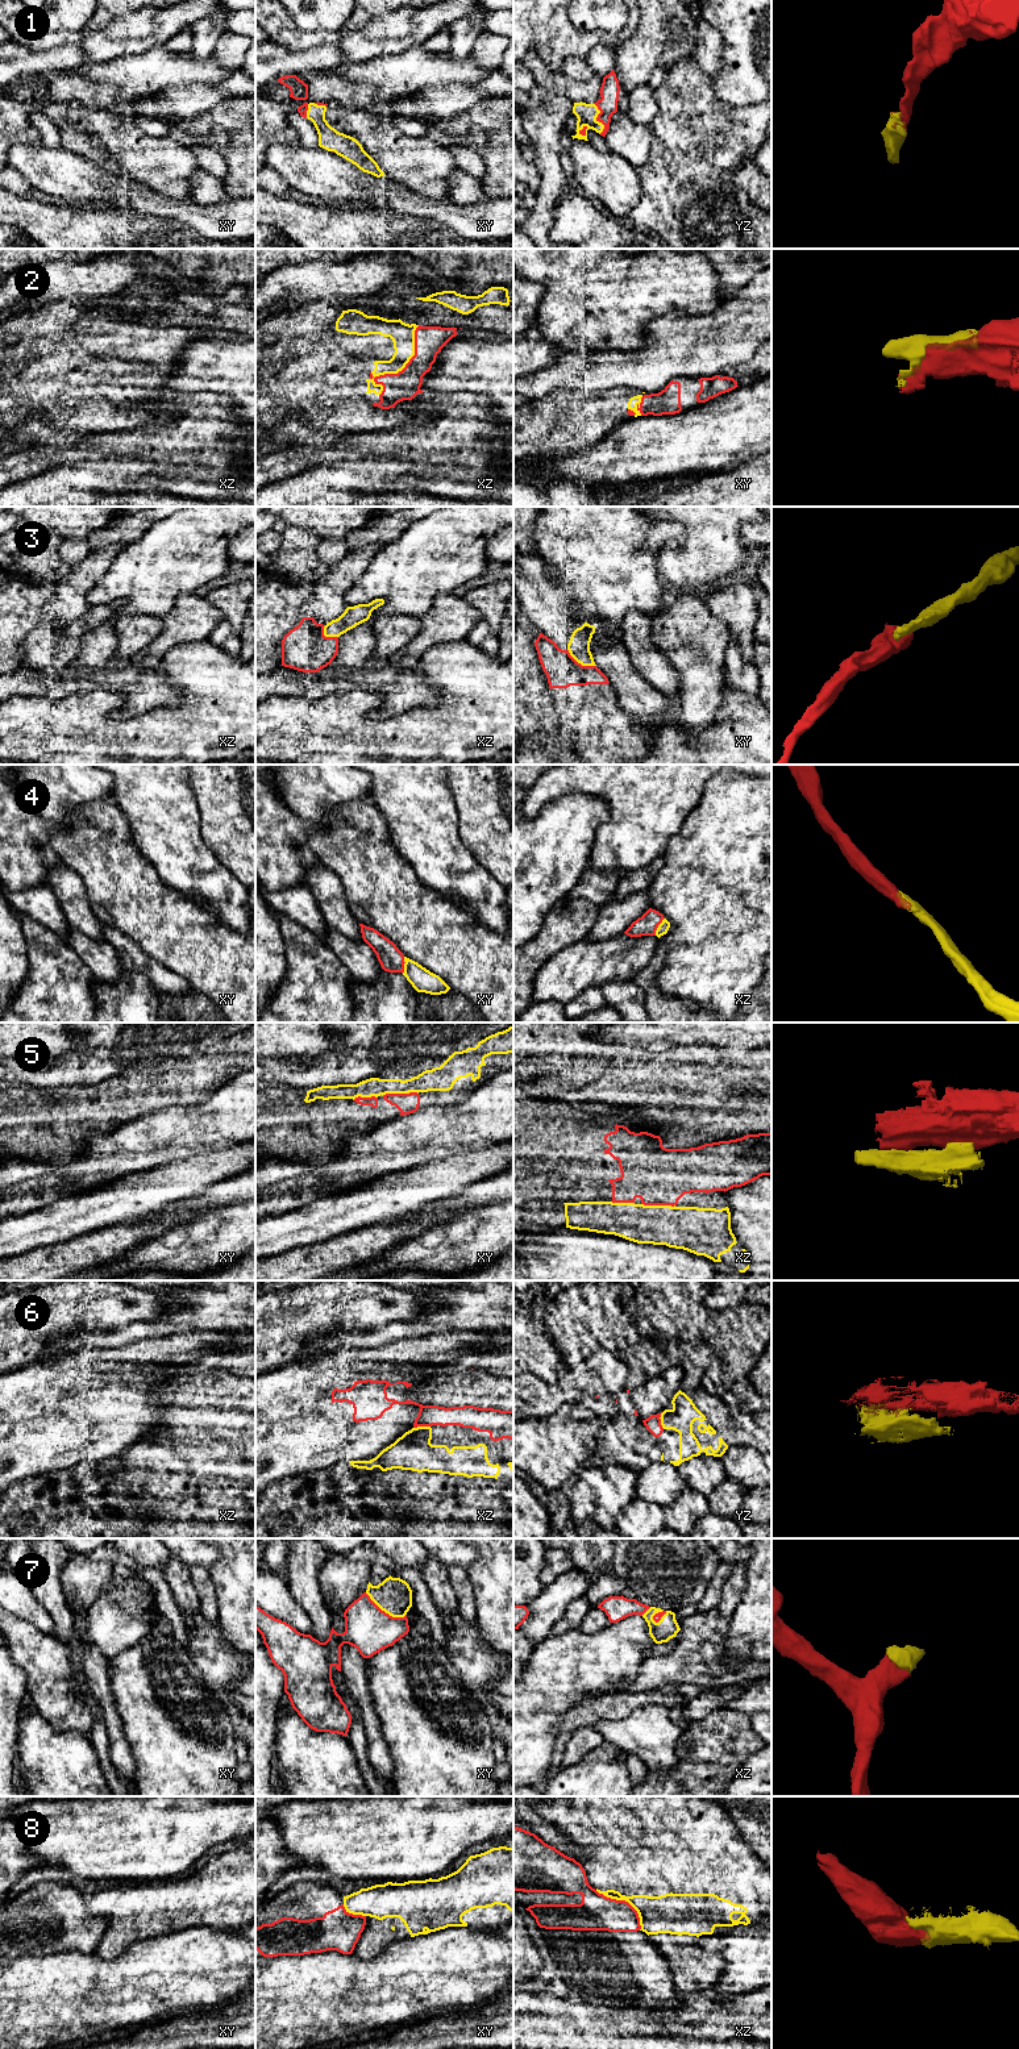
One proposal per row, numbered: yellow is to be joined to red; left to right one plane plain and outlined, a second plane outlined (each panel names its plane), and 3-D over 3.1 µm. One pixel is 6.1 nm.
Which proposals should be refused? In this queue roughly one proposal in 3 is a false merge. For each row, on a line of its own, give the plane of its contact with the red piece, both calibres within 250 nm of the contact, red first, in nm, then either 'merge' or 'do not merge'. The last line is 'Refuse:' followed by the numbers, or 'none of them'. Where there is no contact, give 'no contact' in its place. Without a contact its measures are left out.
1: meets red in yz; 120 nm thick on the red side, 130 nm on the other; merge
2: meets red in xz; 180 nm thick on the red side, 140 nm on the other; merge
3: meets red in xy; 200 nm thick on the red side, 140 nm on the other; do not merge
4: meets red in xz; 130 nm thick on the red side, 70 nm on the other; merge
5: meets red in xy; 130 nm thick on the red side, 140 nm on the other; merge
6: meets red in xz; 130 nm thick on the red side, 220 nm on the other; do not merge
7: meets red in xy; 280 nm thick on the red side, 220 nm on the other; merge
8: meets red in xz; 220 nm thick on the red side, 220 nm on the other; do not merge
Refuse: 3, 6, 8

